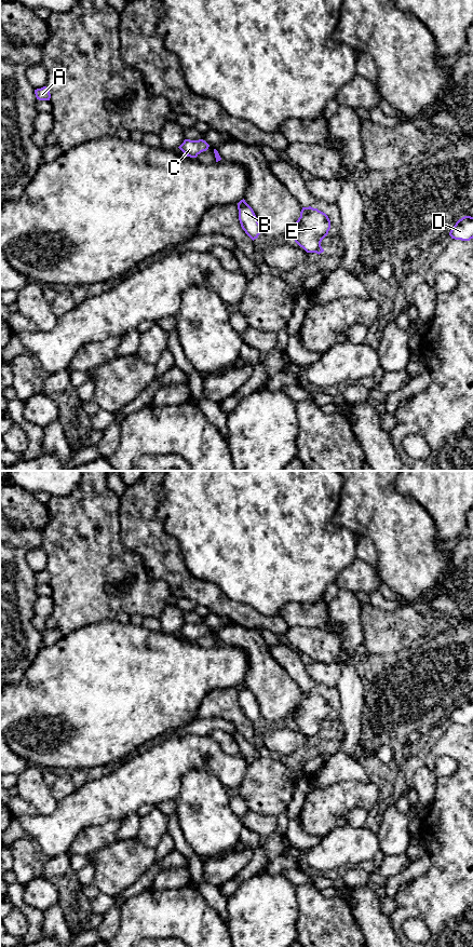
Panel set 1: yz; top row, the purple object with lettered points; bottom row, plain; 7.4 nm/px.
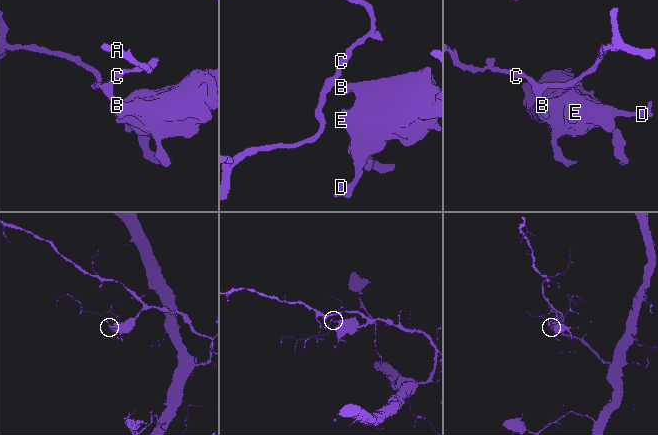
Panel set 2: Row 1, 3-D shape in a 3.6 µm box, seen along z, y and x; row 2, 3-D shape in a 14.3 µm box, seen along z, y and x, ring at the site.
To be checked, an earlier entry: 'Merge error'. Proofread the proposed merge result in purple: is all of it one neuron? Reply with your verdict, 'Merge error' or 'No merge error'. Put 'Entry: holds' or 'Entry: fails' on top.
Entry: holds
Merge error

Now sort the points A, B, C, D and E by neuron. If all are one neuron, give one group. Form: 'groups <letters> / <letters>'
groups A C / B D E

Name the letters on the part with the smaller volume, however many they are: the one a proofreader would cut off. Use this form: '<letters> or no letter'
A, C

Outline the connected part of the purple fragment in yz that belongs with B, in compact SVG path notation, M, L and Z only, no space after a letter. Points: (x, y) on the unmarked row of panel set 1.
M240 685L238 693L242 713L254 725L261 717L261 712L253 692L246 686Z

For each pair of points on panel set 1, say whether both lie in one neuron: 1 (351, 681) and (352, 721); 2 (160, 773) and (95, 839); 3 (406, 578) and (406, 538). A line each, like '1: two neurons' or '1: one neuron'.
1: one neuron
2: two neurons
3: one neuron

